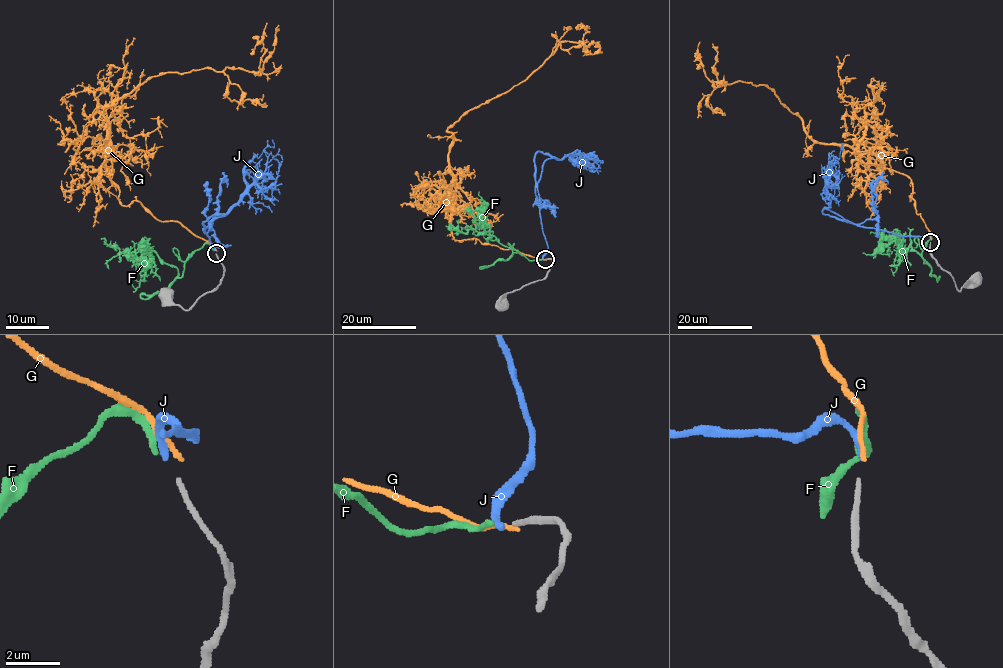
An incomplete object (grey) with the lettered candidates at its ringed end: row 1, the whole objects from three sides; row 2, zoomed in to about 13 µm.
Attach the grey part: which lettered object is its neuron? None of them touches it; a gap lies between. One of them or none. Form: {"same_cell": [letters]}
{"same_cell": []}

